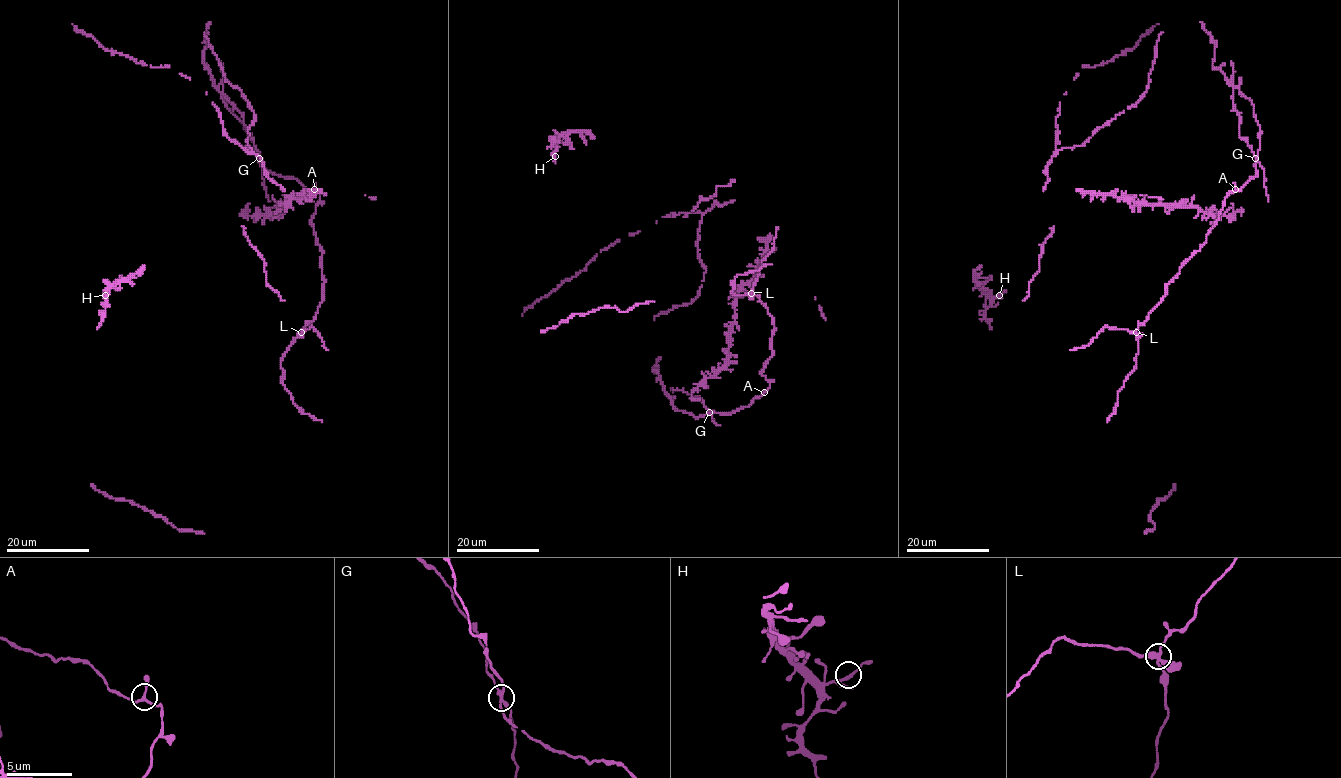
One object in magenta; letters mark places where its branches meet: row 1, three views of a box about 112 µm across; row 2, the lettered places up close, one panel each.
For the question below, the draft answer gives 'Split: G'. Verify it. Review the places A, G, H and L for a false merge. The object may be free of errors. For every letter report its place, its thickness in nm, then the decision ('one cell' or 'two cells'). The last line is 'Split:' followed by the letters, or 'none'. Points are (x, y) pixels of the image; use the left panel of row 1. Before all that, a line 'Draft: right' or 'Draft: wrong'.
Draft: right
A: at (314, 189); 180 nm thick; one cell
G: at (259, 158); 200 nm thick; two cells
H: at (105, 295); 180 nm thick; one cell
L: at (301, 332); 320 nm thick; one cell
Split: G

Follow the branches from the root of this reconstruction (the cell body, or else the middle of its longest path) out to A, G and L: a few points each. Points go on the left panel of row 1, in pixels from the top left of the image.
A: (240, 120), (254, 144), (258, 161), (264, 168), (281, 176), (293, 177), (304, 187), (314, 189)
G: (240, 120), (258, 157)
L: (240, 120), (264, 168), (319, 192), (311, 224), (322, 250), (322, 301), (301, 332)

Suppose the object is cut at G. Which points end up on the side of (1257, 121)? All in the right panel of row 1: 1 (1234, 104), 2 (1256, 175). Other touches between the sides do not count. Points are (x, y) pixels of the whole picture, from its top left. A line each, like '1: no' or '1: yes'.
1: no
2: yes

